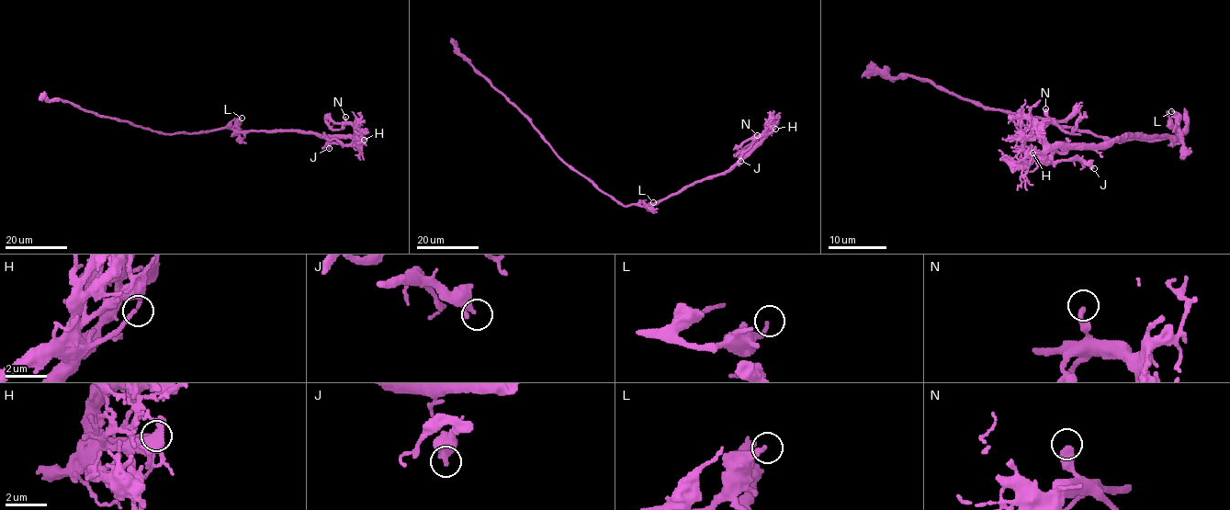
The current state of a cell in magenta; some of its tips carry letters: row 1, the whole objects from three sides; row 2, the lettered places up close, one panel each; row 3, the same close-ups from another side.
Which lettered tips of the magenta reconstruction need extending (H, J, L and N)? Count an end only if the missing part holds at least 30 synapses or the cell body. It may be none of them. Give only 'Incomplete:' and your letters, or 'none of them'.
Incomplete: H

